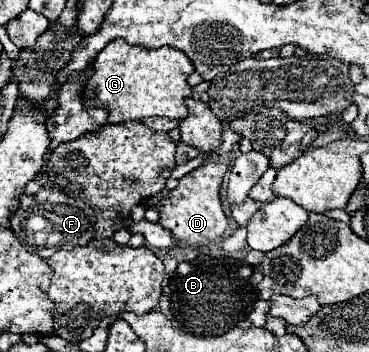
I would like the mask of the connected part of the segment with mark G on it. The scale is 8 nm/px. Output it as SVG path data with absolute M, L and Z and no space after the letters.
M118 38L96 56L92 64L92 76L88 78L82 92L84 104L104 106L110 114L110 124L120 124L126 120L144 120L150 116L184 120L188 116L184 100L192 96L192 88L188 84L190 74L192 62L186 58L186 54L168 46L158 50L142 50Z

